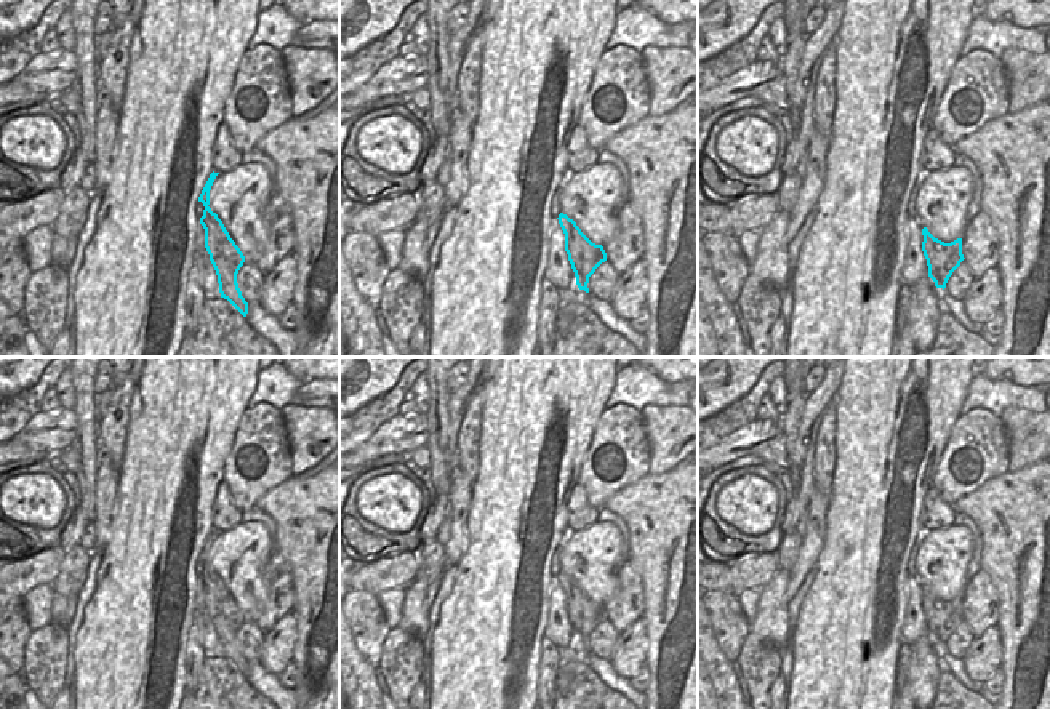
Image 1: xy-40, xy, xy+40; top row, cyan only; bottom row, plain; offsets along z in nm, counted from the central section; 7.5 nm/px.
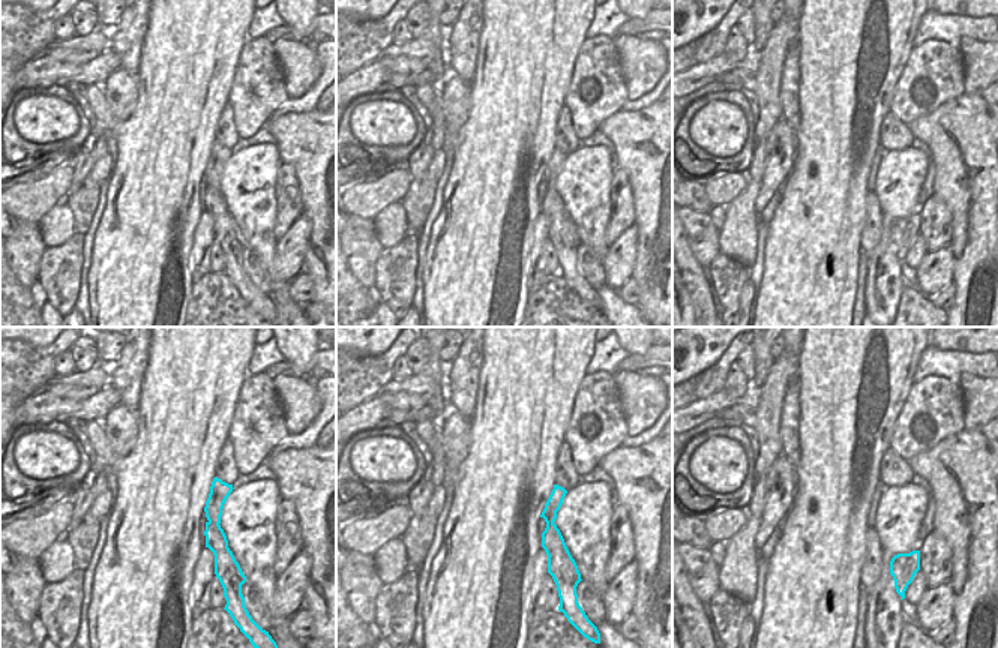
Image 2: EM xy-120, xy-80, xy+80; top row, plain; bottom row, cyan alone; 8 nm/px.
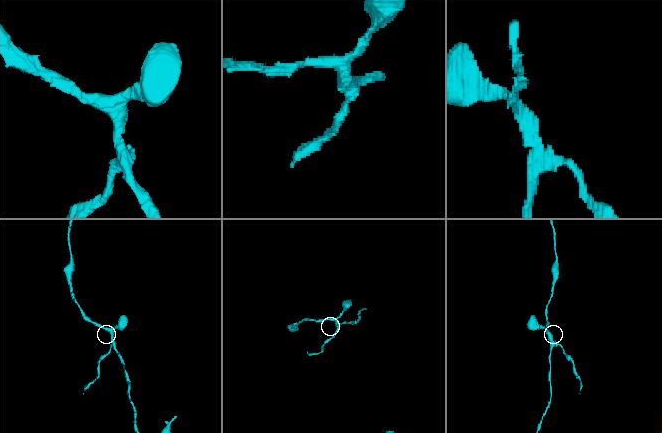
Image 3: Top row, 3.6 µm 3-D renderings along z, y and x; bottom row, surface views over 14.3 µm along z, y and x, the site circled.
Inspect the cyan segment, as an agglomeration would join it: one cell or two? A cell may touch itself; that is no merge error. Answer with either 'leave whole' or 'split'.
split

